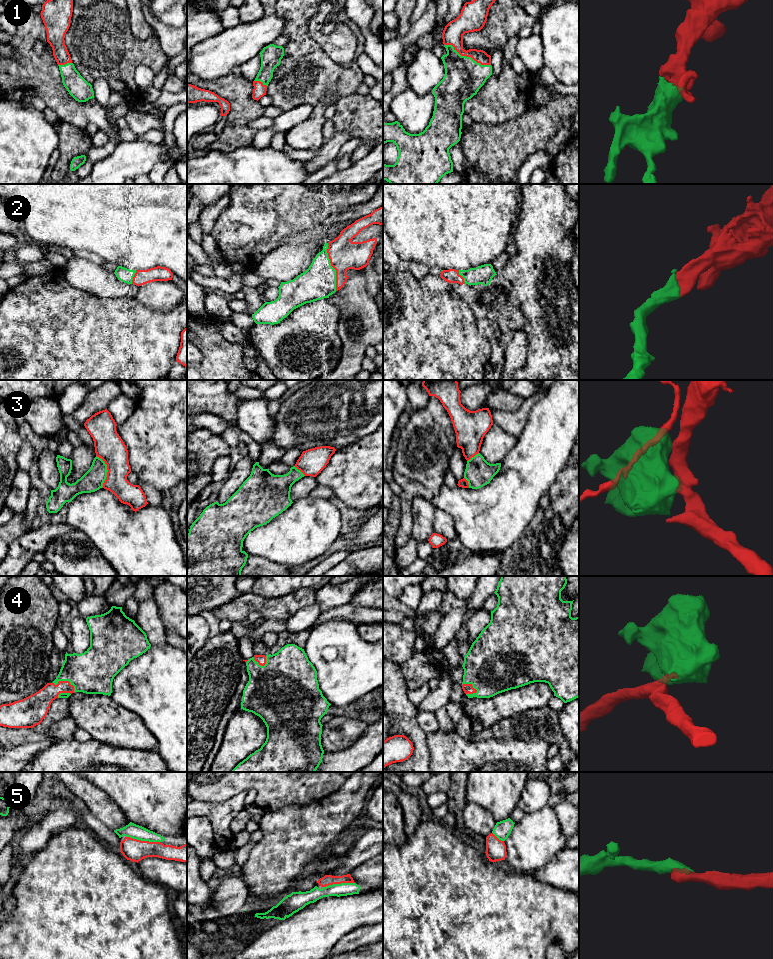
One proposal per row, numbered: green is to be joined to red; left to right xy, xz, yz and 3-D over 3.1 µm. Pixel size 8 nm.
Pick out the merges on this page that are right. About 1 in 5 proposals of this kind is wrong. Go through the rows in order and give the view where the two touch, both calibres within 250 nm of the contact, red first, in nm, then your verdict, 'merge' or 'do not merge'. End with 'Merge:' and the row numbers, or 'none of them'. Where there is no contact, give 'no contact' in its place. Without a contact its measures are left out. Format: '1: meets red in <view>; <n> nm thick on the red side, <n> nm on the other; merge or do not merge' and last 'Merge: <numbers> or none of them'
1: meets red in yz; 160 nm thick on the red side, 320 nm on the other; merge
2: meets red in xz; 240 nm thick on the red side, 280 nm on the other; merge
3: meets red in xy; 240 nm thick on the red side, 170 nm on the other; do not merge
4: meets red in xy; 160 nm thick on the red side, 360 nm on the other; merge
5: meets red in xy; 180 nm thick on the red side, 120 nm on the other; merge
Merge: 1, 2, 4, 5

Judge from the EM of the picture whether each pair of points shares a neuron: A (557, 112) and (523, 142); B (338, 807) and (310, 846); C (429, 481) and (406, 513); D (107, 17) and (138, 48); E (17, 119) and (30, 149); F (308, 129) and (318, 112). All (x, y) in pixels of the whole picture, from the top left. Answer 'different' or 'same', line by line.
A: same
B: same
C: same
D: same
E: same
F: same

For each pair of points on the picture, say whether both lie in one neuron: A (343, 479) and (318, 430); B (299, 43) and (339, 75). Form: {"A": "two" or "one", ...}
{"A": "two", "B": "one"}

